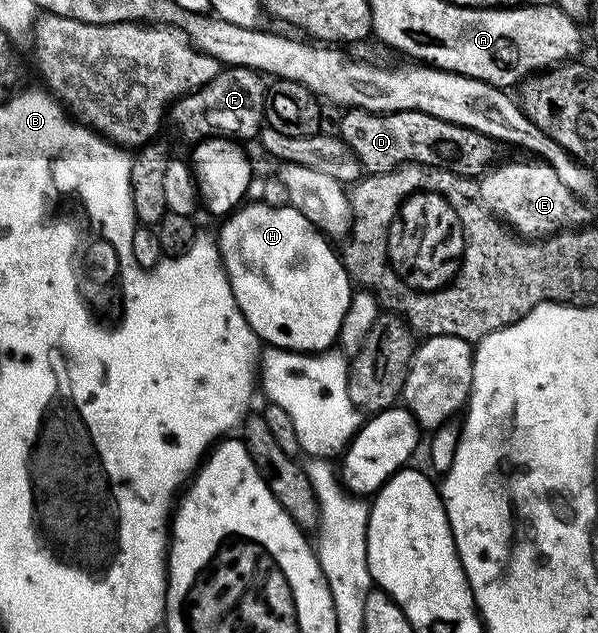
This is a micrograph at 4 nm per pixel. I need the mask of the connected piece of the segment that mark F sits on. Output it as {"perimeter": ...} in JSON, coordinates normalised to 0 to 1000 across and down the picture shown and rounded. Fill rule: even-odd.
{"perimeter":[[[411,101],[376,106],[365,120],[329,144],[321,144],[299,155],[283,172],[283,194],[306,223],[328,226],[341,218],[375,216],[406,220],[431,218],[433,205],[441,196],[440,161],[448,136],[440,134],[441,123]]]}

